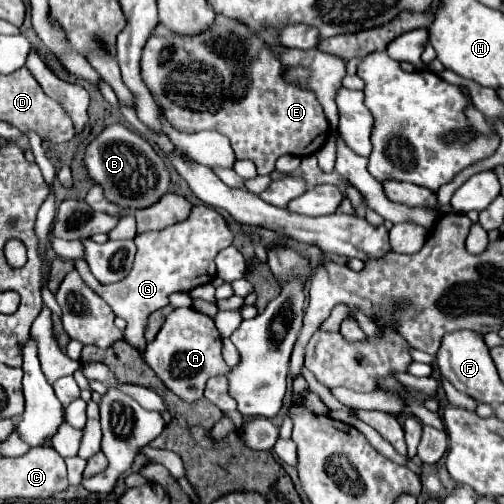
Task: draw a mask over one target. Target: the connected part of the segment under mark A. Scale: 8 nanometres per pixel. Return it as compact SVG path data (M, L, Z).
M177 308L167 316L157 338L147 344L143 360L155 370L155 374L165 382L169 390L173 390L179 398L187 402L195 402L203 396L205 382L211 376L227 374L231 370L221 356L221 348L221 334L213 318L193 308Z

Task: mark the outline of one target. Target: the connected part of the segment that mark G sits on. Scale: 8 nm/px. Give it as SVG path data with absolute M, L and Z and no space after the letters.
M199 204L193 208L191 216L179 224L171 224L157 232L143 232L135 238L137 254L135 264L131 272L115 282L115 284L101 284L95 280L95 276L89 272L89 266L85 260L75 260L75 268L85 284L91 286L93 292L97 292L115 312L115 316L121 316L127 326L123 330L125 342L133 346L139 354L143 354L145 348L145 326L147 318L169 304L169 296L173 292L189 292L201 284L213 282L215 278L215 256L221 248L231 246L233 232L229 230L225 218L209 208L207 204Z

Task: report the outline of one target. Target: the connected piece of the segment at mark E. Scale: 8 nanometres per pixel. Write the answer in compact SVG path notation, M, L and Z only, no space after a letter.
M217 16L215 24L207 28L207 32L199 32L199 36L179 36L169 28L163 28L163 24L157 24L143 48L140 67L143 82L153 86L155 102L177 130L189 134L199 130L217 130L225 134L233 144L235 156L239 156L239 160L253 160L261 176L271 174L275 170L275 160L283 154L315 154L329 136L329 122L317 96L309 88L283 80L283 64L273 54L271 46L251 32L251 28L241 20Z

